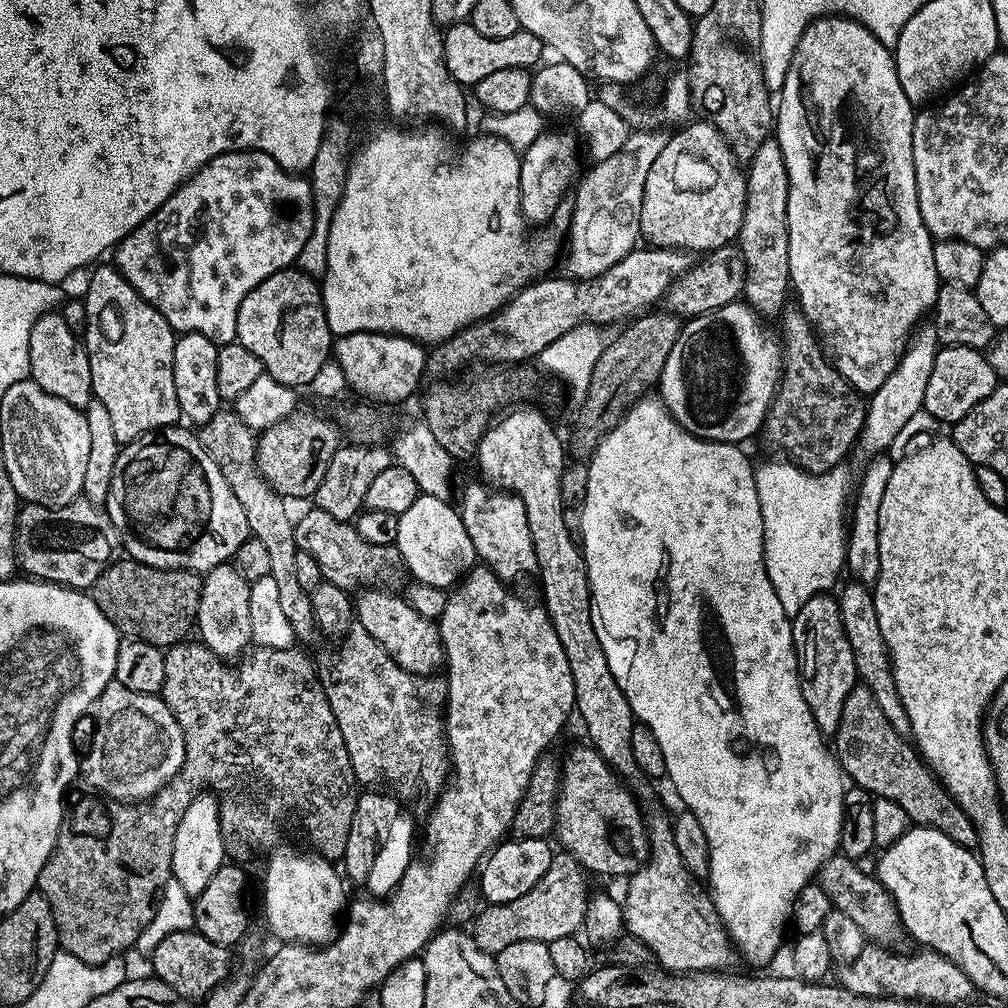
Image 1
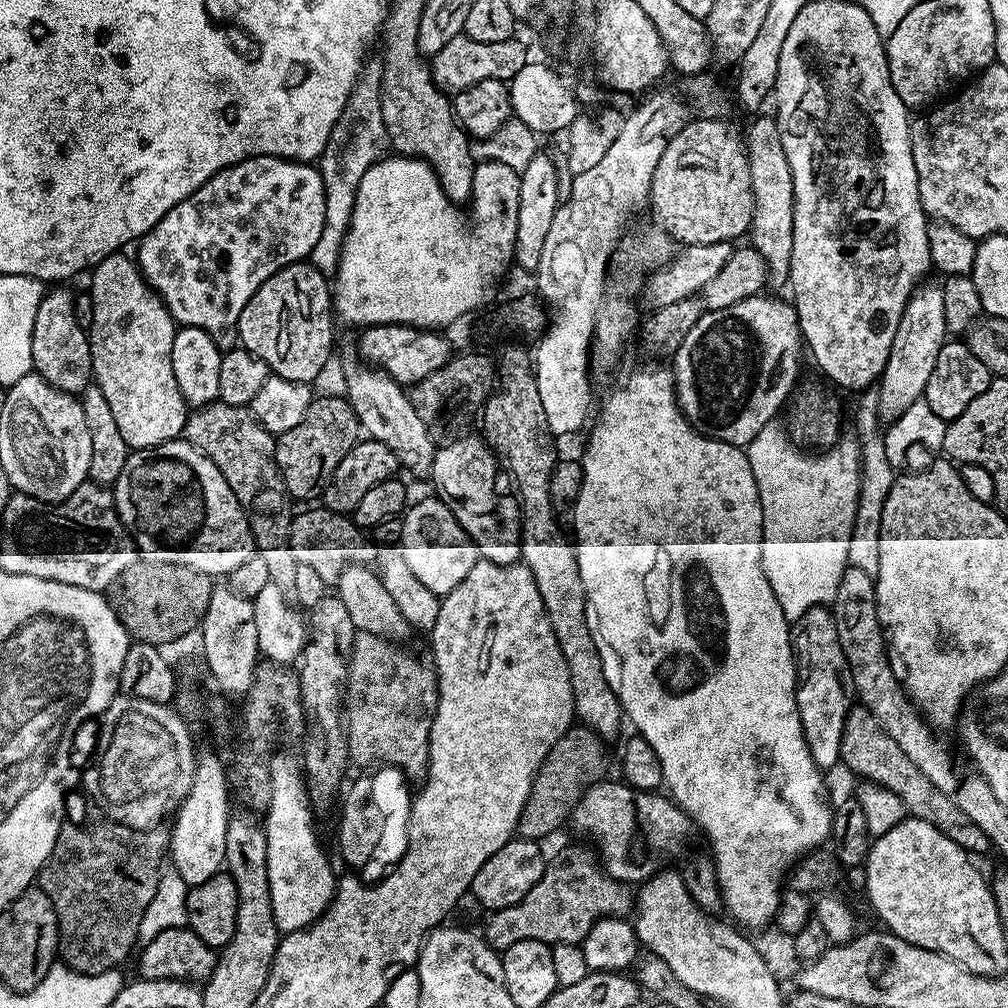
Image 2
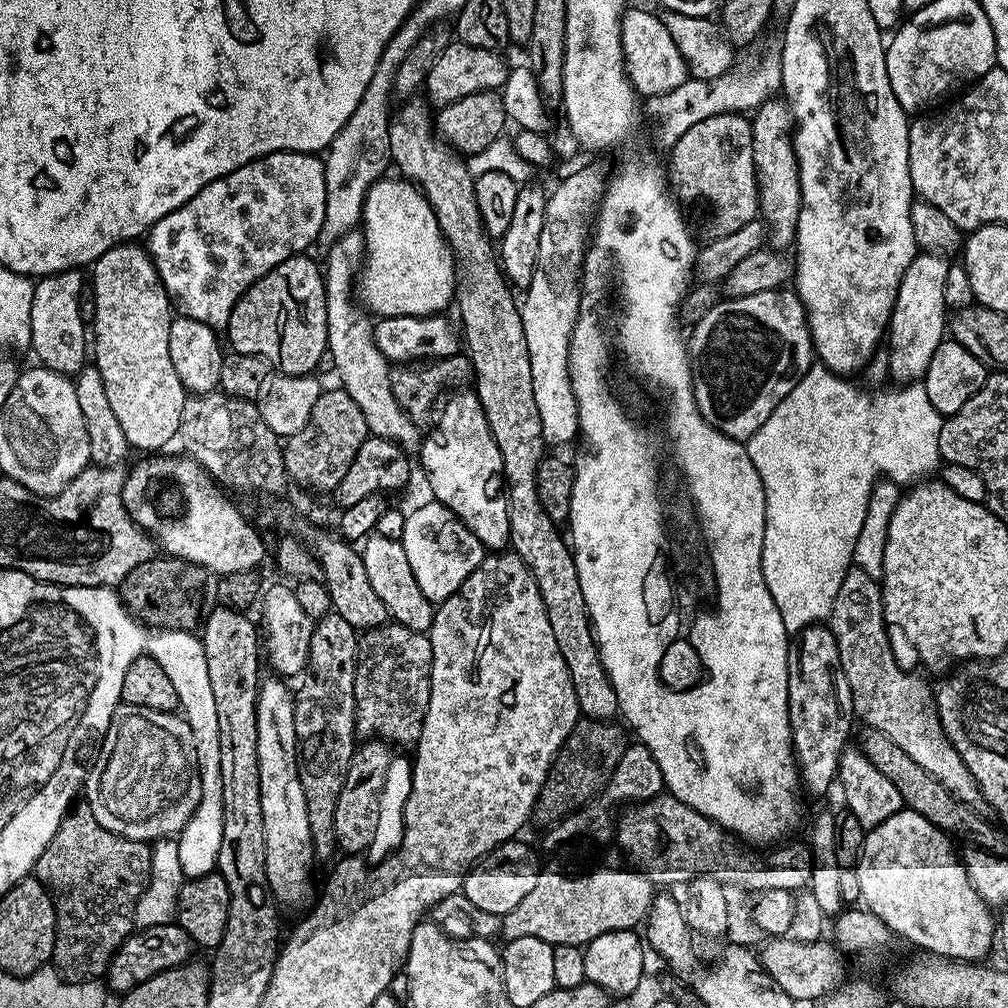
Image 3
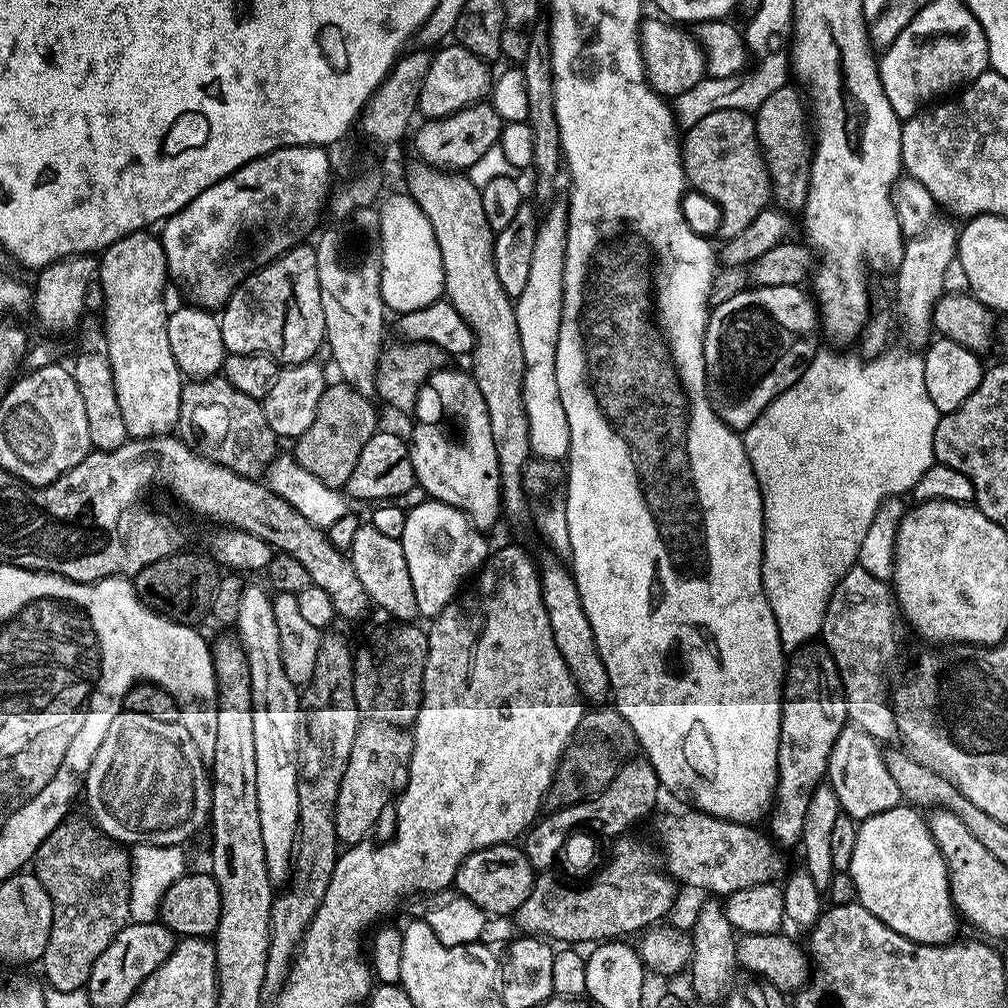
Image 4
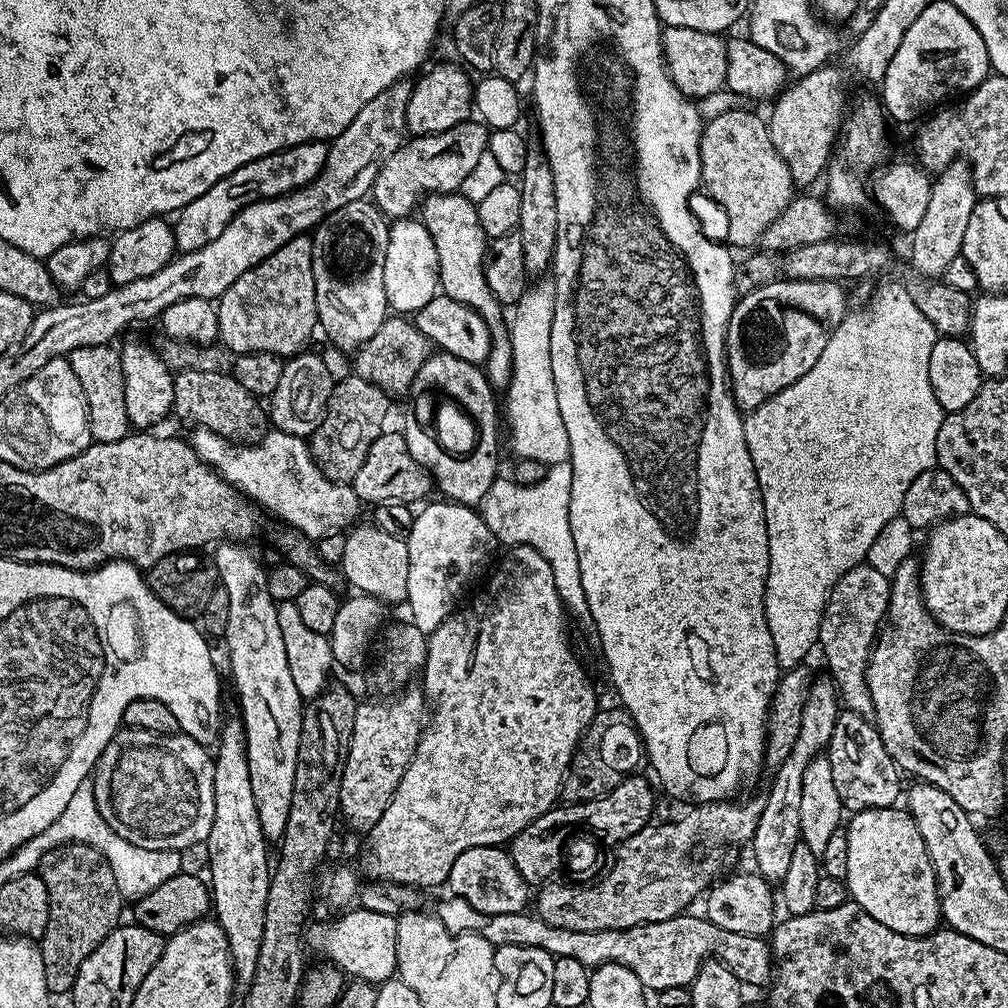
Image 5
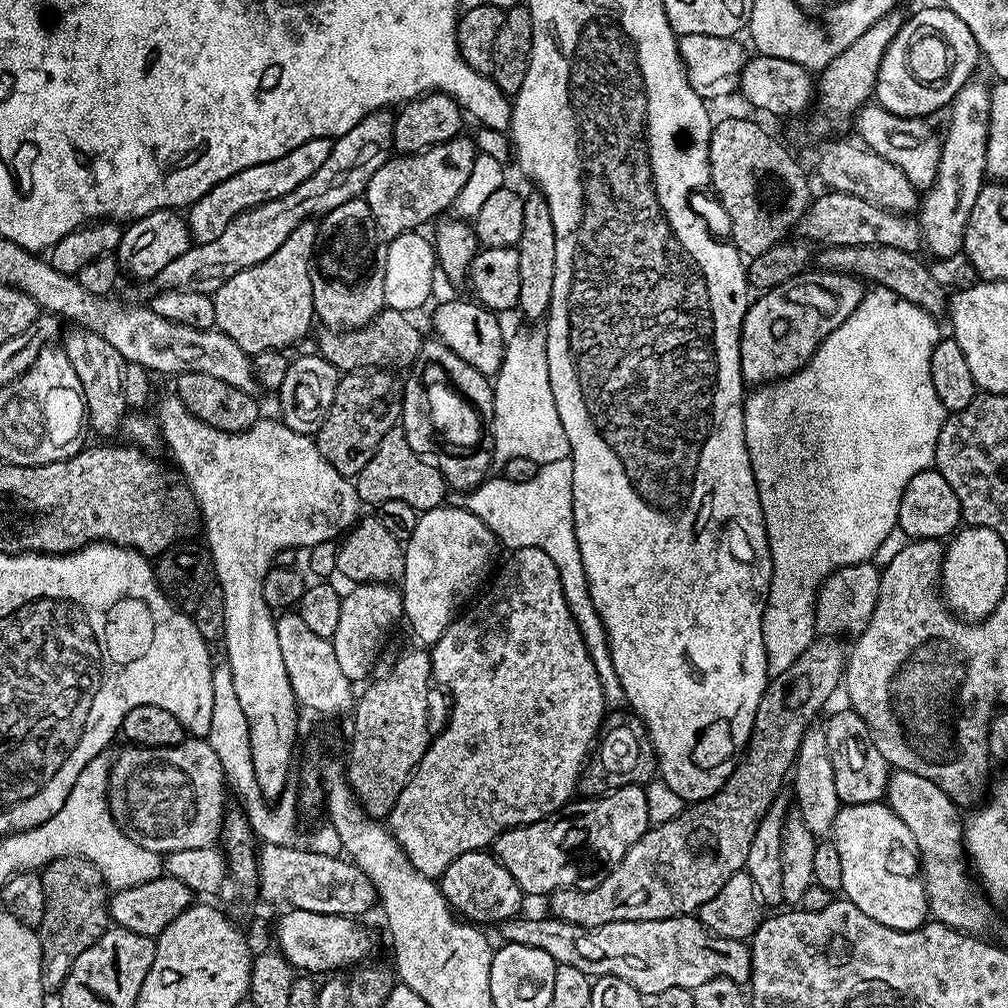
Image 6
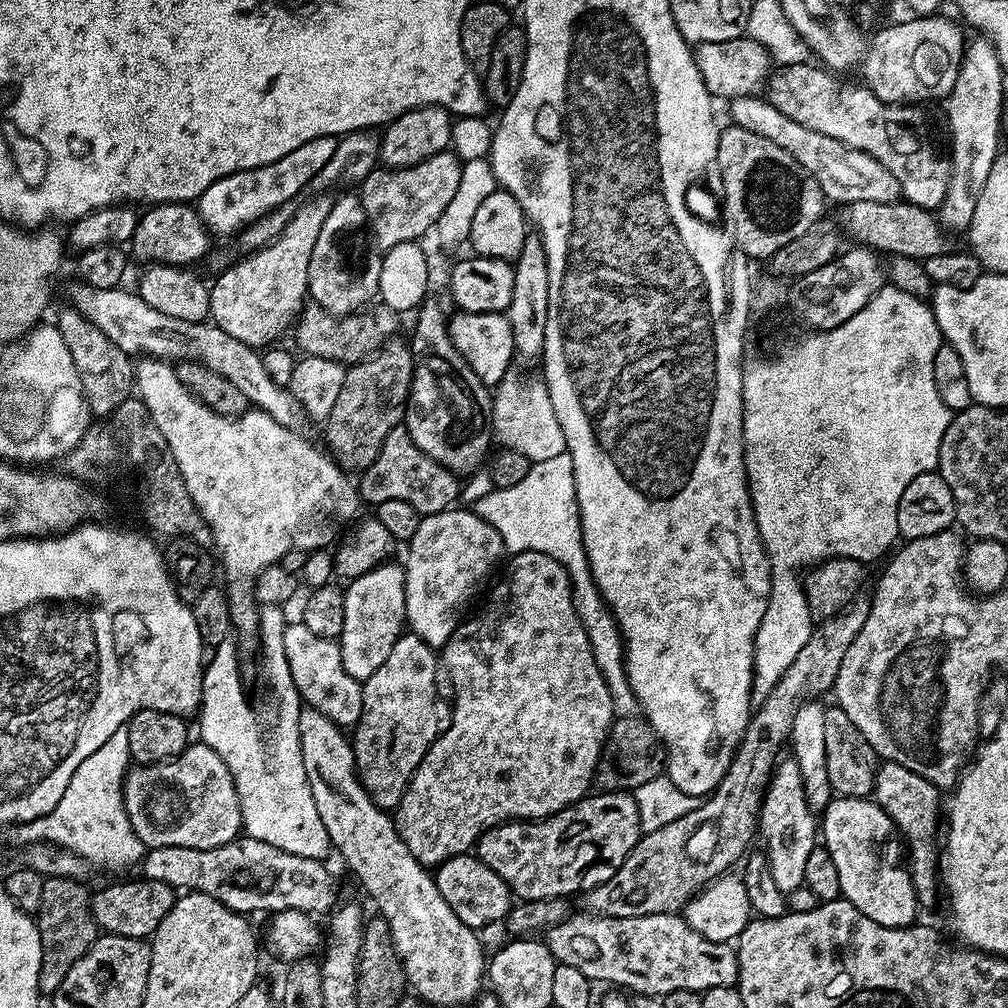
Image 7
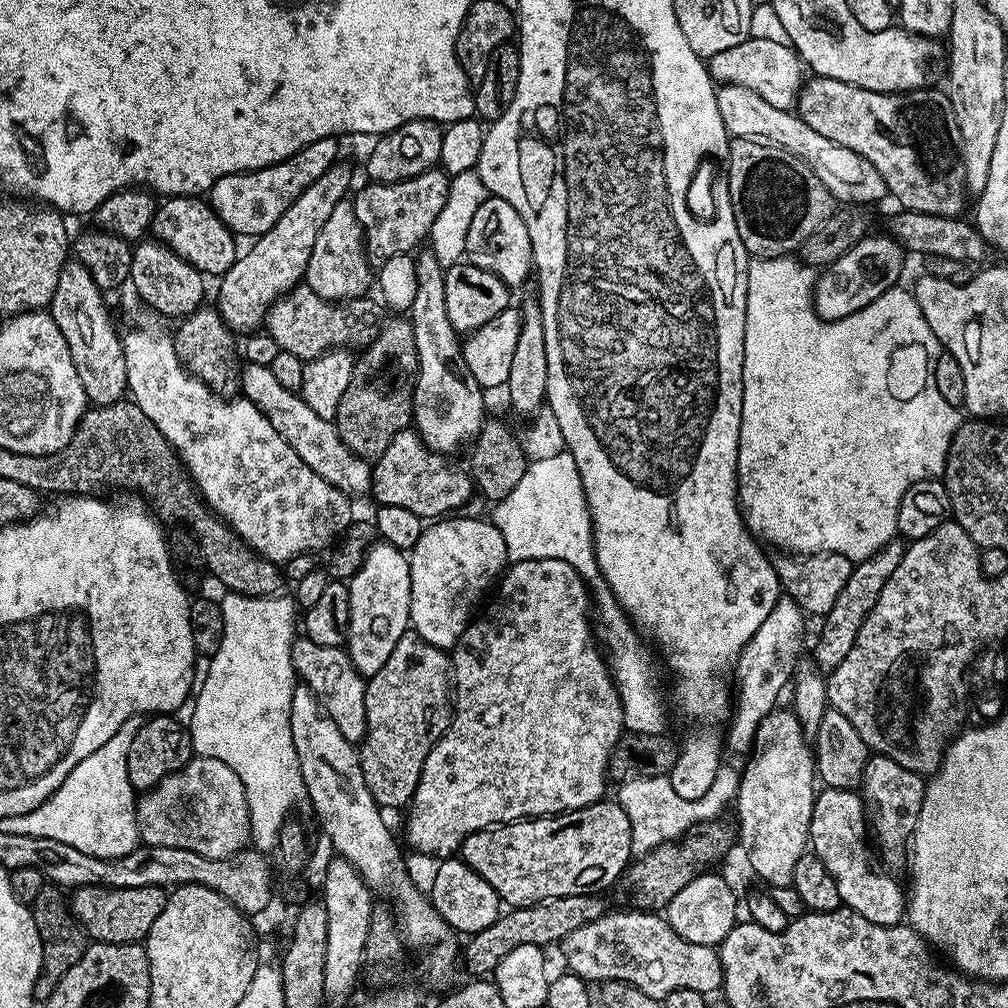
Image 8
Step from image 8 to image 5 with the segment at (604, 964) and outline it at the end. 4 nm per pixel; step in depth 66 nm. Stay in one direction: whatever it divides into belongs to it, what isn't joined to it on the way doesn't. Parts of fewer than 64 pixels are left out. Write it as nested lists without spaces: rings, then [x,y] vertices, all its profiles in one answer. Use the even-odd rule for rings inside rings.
[[[528,912],[498,914],[488,917],[482,924],[480,936],[494,948],[502,945],[534,946],[552,956],[570,958],[582,962],[593,970],[601,964],[618,963],[628,967],[638,976],[644,990],[653,993],[667,988],[688,988],[704,961],[715,958],[725,964],[745,985],[767,985],[774,975],[774,957],[767,939],[759,936],[743,936],[714,926],[703,915],[681,914],[663,920],[639,924],[633,928],[618,930],[562,930],[550,926],[545,920]]]

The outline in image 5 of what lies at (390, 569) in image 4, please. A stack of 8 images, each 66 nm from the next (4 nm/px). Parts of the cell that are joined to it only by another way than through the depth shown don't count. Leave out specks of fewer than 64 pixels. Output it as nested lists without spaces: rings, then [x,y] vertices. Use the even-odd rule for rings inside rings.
[[[368,522],[360,526],[355,525],[346,534],[346,546],[340,559],[340,570],[345,578],[361,595],[374,597],[379,603],[398,604],[407,601],[408,592],[408,556],[407,541],[391,537],[375,523]]]

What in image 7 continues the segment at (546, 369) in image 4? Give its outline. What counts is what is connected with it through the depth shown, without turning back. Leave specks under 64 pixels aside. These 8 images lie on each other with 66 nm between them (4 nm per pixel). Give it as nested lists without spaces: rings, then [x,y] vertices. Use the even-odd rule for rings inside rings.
[[[507,374],[500,379],[492,396],[492,431],[498,444],[500,440],[501,449],[514,450],[532,464],[568,451],[558,414],[554,414],[554,406],[550,402],[548,385],[540,378],[519,380],[514,374]]]

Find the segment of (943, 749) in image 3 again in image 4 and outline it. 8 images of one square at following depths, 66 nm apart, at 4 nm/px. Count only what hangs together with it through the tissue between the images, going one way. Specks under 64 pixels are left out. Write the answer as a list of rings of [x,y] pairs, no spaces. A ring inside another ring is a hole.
[[[859,566],[851,568],[842,582],[838,582],[822,618],[822,644],[834,658],[834,666],[838,666],[838,678],[842,678],[842,690],[846,694],[848,719],[881,742],[895,741],[898,736],[896,715],[892,712],[890,684],[888,688],[888,667],[896,656],[896,620],[898,609],[889,581],[874,578],[874,574],[869,574]]]

